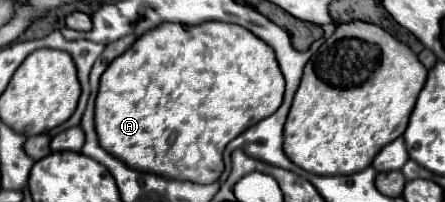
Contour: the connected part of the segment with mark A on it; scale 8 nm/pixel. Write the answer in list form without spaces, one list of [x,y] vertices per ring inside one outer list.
[[[162,22],[142,34],[100,78],[96,98],[100,146],[140,172],[152,172],[170,180],[212,184],[224,172],[222,152],[230,140],[252,124],[278,110],[284,96],[284,76],[274,50],[250,30],[226,22],[202,22],[196,26]]]

